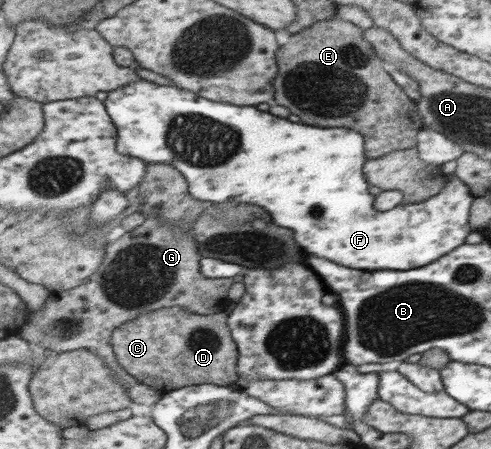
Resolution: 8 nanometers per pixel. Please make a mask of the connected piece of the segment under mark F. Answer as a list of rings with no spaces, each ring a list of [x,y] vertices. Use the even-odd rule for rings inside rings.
[[[141,79],[139,82],[131,82],[131,84],[123,86],[119,90],[111,91],[108,93],[104,103],[108,109],[108,113],[111,115],[112,121],[117,125],[117,150],[121,154],[135,156],[135,158],[141,158],[141,160],[145,160],[146,163],[151,162],[151,164],[173,164],[188,179],[189,192],[198,200],[217,202],[217,204],[247,202],[247,204],[259,204],[259,206],[263,206],[265,210],[271,212],[271,216],[273,216],[273,220],[277,222],[277,225],[295,230],[294,235],[301,242],[301,247],[305,246],[307,248],[309,254],[315,254],[319,258],[327,258],[331,262],[341,262],[341,266],[349,266],[349,268],[355,268],[355,270],[412,270],[413,268],[419,268],[419,266],[425,266],[425,264],[437,260],[439,256],[450,252],[451,248],[463,244],[465,236],[469,234],[467,220],[471,213],[474,197],[469,186],[453,175],[445,181],[445,185],[441,187],[441,191],[424,201],[413,204],[400,204],[401,208],[389,210],[389,212],[383,212],[383,214],[375,212],[376,209],[371,208],[373,196],[367,192],[366,178],[363,178],[363,162],[367,159],[366,156],[363,156],[364,138],[361,138],[361,134],[357,134],[357,132],[353,132],[349,128],[315,128],[315,126],[295,124],[291,120],[273,116],[269,112],[261,112],[255,106],[233,106],[233,104],[213,102],[213,100],[197,96],[195,92],[181,90],[177,85],[158,85],[145,79]]]

